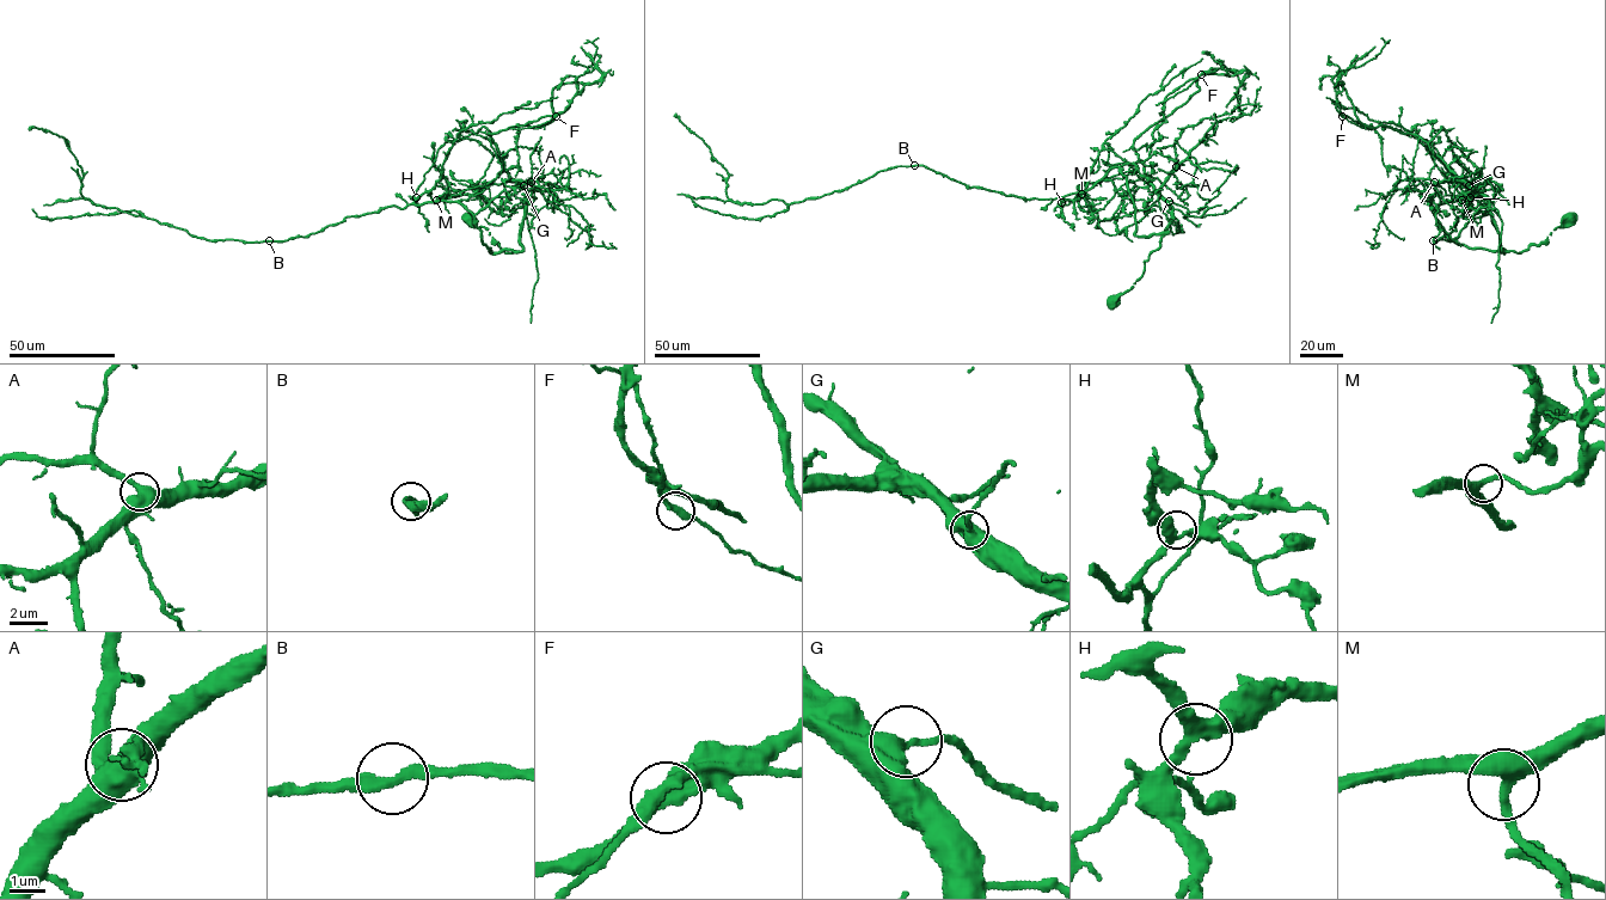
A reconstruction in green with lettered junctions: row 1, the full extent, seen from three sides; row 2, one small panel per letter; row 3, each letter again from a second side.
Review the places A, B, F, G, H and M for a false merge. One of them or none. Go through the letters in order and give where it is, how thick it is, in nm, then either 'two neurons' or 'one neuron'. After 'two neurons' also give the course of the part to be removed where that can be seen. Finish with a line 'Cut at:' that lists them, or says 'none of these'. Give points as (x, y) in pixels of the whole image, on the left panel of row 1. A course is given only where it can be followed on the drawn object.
A: at (531, 182); 600 nm thick; one neuron
B: at (269, 240); 320 nm thick; one neuron
F: at (556, 116); 360 nm thick; one neuron
G: at (523, 185); 440 nm thick; one neuron
H: at (416, 197); 360 nm thick; one neuron
M: at (436, 200); 340 nm thick; one neuron
Cut at: none of these

